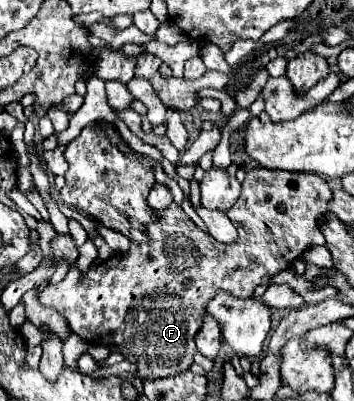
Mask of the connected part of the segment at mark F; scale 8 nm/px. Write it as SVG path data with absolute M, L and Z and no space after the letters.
M252 168L246 172L242 184L242 194L238 202L230 208L230 220L238 230L238 242L232 246L220 244L212 236L200 232L200 228L184 214L176 204L160 210L160 220L146 226L150 244L132 242L130 252L114 254L104 264L90 266L86 276L80 274L76 264L70 264L66 278L54 286L46 286L40 292L40 304L52 306L88 344L96 346L118 346L120 354L134 362L140 380L166 378L190 370L196 354L196 334L202 328L202 318L206 316L206 304L214 298L218 290L226 290L236 298L250 298L258 286L270 286L272 276L292 266L306 248L324 244L324 236L318 230L318 216L328 212L328 202L332 192L328 182L318 174L306 172L282 172Z

